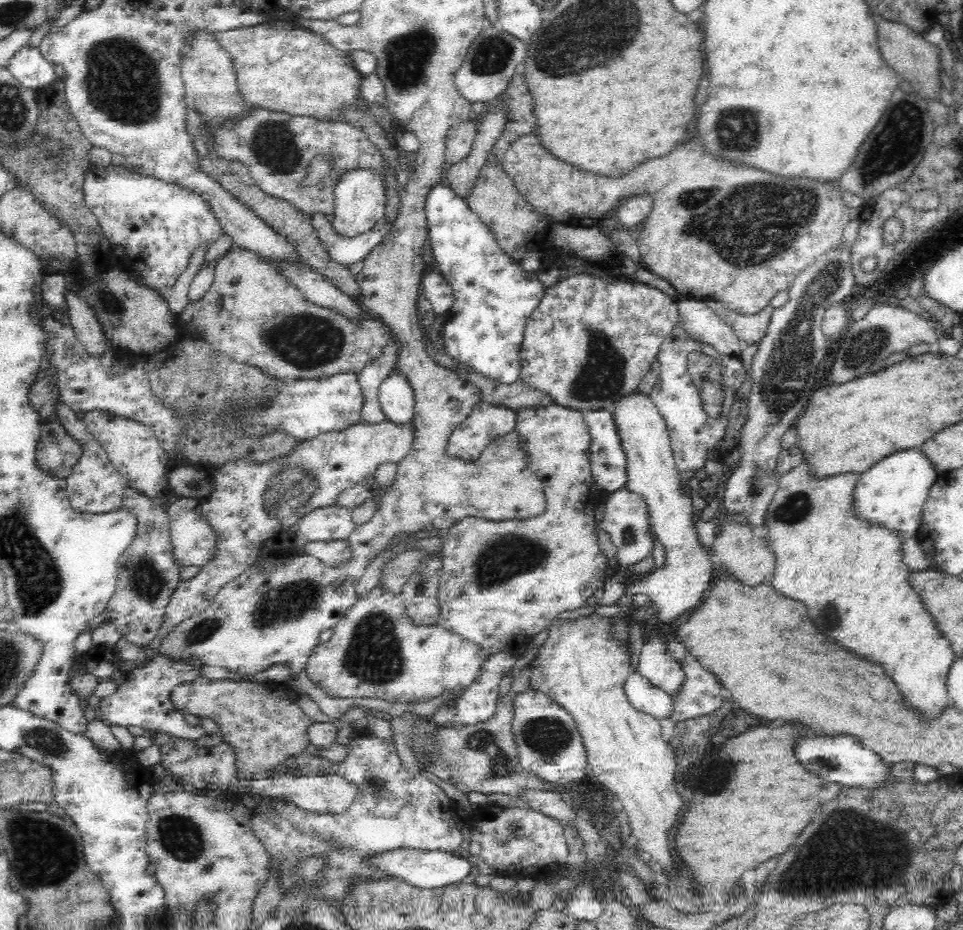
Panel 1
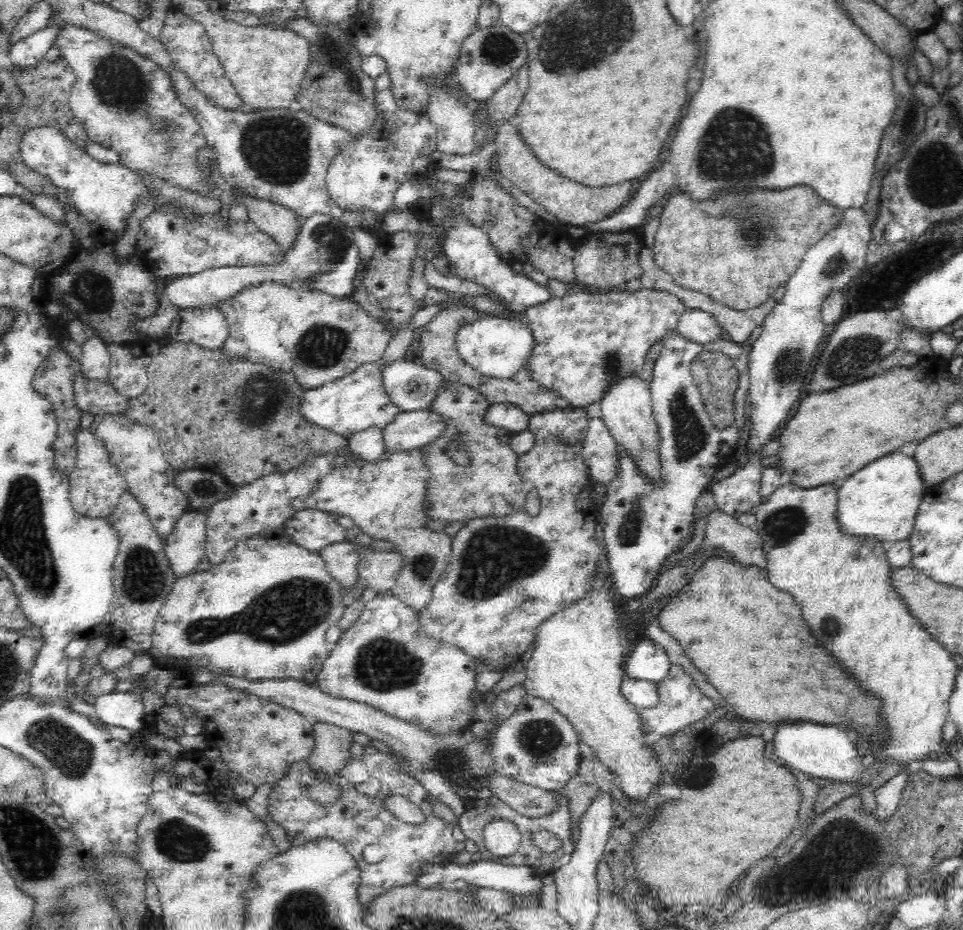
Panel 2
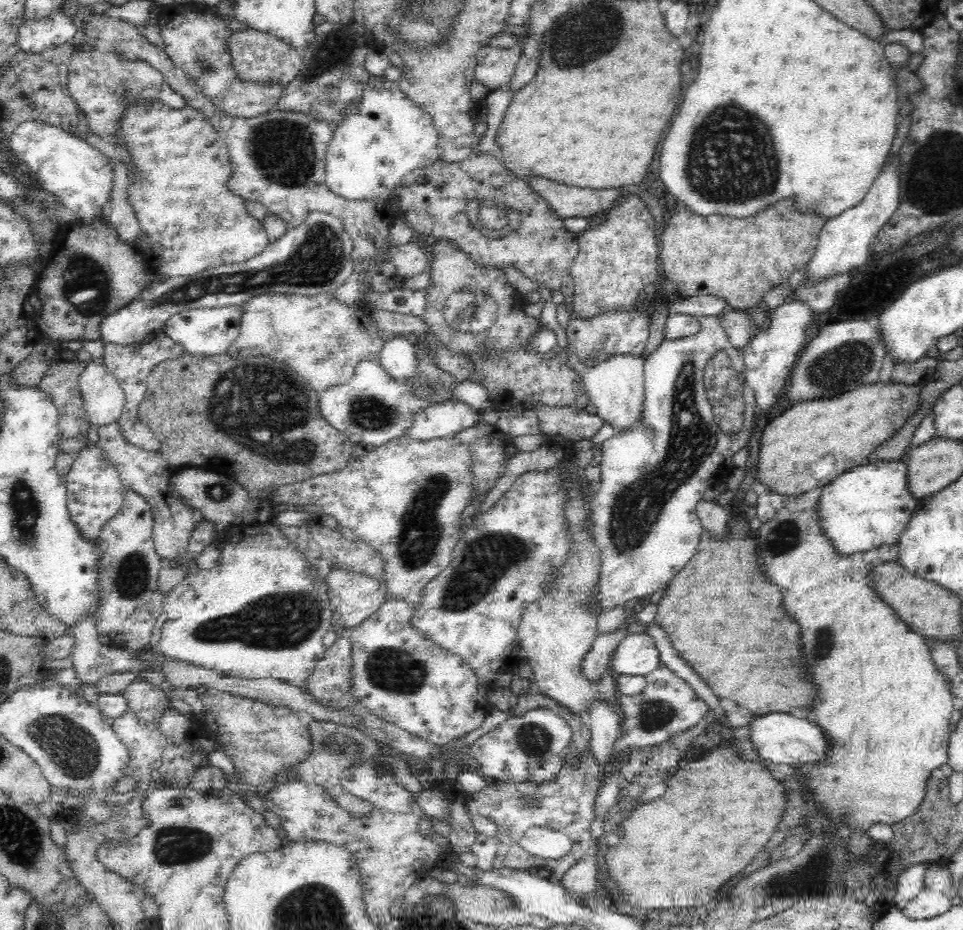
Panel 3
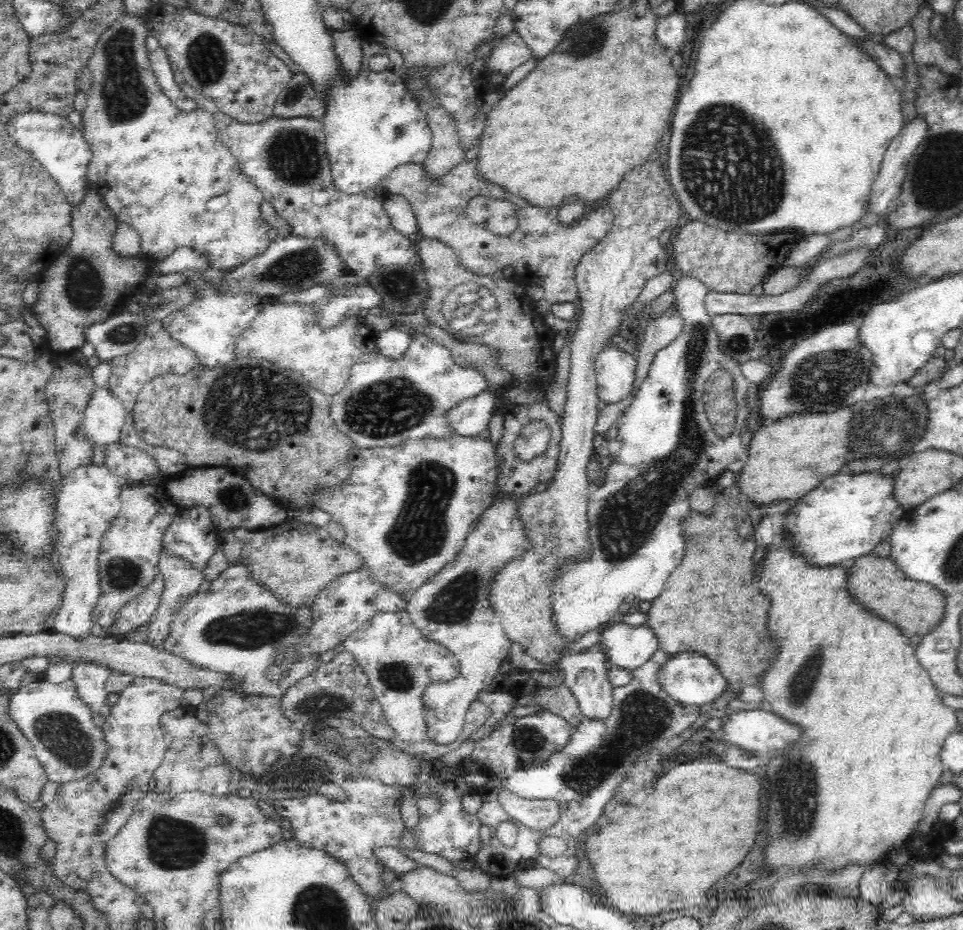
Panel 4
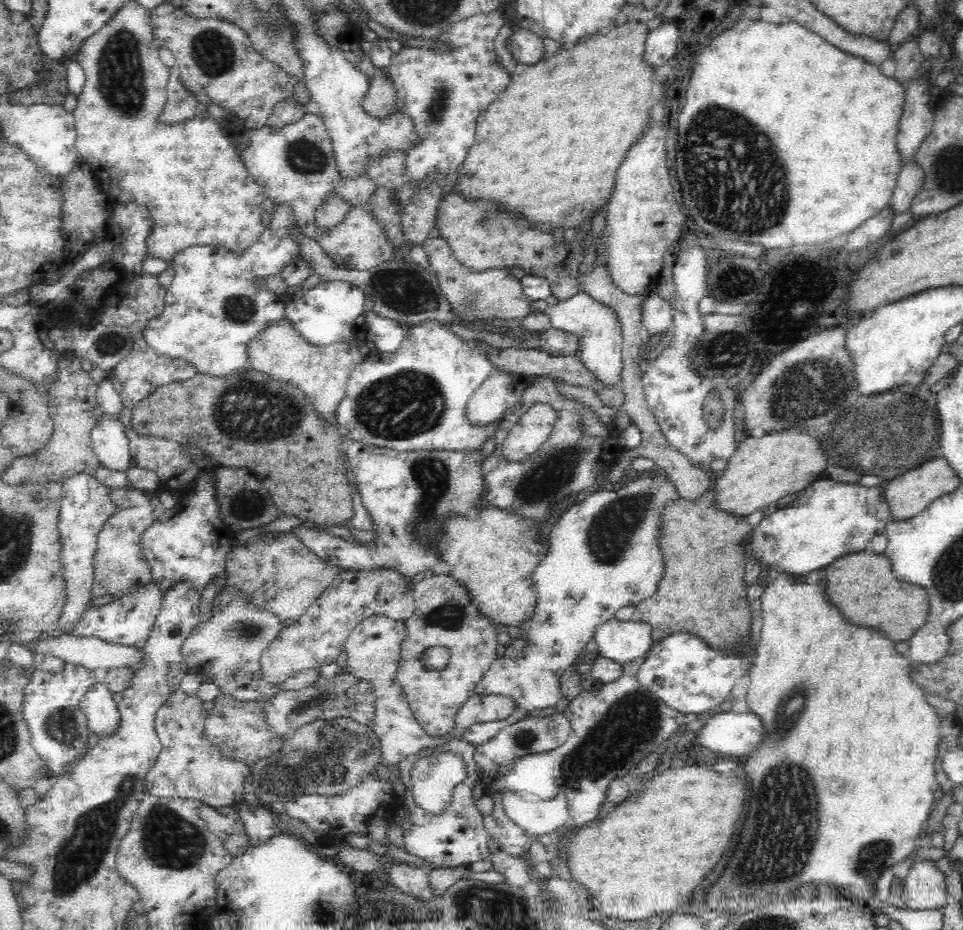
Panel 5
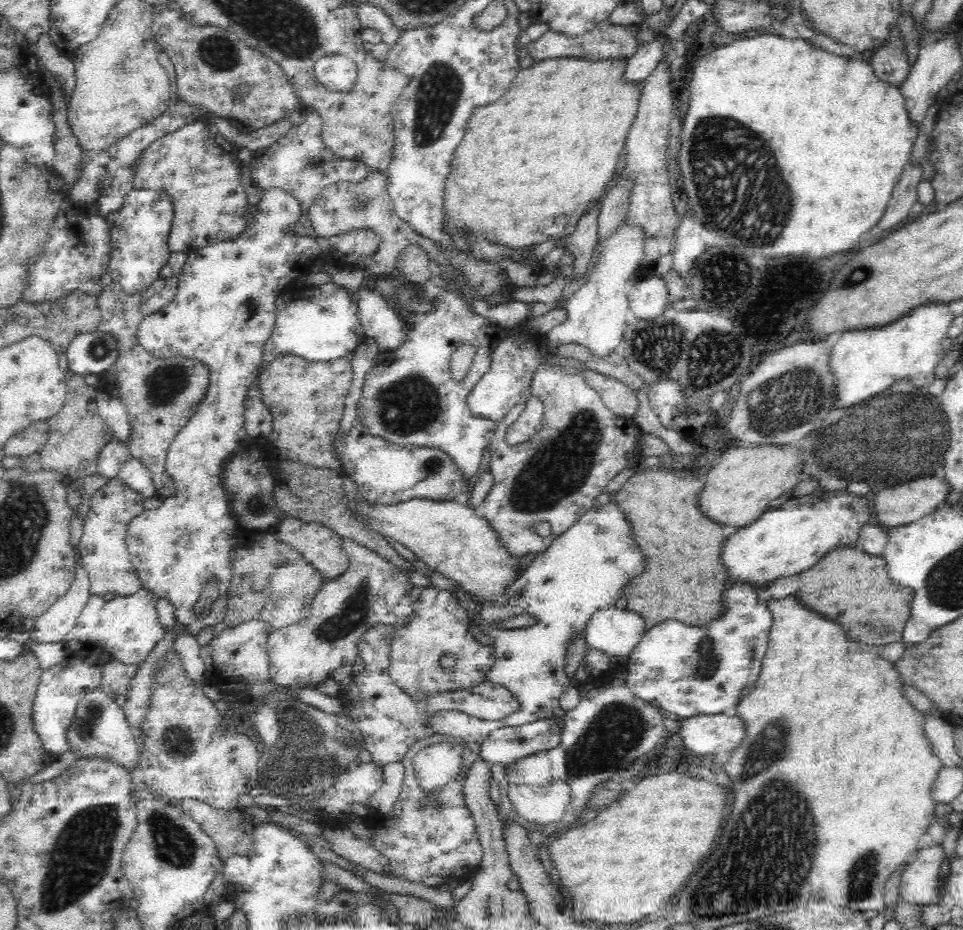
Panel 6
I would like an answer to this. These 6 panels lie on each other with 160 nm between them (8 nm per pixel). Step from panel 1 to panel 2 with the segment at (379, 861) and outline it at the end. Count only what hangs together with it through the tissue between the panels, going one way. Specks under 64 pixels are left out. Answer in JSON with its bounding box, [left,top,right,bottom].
[415,861,542,912]

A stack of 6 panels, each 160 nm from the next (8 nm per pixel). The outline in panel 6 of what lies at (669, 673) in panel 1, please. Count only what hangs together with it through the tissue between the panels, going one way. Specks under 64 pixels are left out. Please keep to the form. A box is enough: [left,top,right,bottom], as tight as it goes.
[583,606,645,657]

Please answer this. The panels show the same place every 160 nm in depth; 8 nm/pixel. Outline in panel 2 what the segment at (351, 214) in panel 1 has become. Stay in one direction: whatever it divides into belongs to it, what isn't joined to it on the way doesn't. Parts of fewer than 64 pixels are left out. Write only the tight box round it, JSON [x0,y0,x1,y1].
[325,87,437,217]

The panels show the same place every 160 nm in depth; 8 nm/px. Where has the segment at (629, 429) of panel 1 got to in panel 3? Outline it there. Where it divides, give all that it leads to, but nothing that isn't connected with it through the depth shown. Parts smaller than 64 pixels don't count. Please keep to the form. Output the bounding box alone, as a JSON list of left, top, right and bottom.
[567,355,644,431]

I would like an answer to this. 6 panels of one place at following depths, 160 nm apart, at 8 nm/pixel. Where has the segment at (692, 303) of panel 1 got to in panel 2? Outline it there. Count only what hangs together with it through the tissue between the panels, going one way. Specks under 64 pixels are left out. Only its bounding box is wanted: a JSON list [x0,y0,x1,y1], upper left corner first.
[674,308,724,344]

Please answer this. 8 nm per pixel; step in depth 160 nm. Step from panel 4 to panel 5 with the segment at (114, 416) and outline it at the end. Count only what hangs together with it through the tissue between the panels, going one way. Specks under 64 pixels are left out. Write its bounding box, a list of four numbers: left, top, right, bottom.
[92,415,132,472]

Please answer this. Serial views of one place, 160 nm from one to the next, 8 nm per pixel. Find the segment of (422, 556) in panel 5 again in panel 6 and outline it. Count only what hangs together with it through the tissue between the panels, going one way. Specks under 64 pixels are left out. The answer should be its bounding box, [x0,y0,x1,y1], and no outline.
[271,418,471,581]

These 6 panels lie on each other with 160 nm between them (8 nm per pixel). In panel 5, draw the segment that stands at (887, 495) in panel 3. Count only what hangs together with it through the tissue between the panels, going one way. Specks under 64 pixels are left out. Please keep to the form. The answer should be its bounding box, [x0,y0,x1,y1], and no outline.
[742,478,892,577]

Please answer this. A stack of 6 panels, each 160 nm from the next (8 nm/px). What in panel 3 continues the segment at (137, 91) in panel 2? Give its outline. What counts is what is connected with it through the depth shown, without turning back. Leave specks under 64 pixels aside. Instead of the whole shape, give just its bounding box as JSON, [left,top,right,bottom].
[67,47,186,138]

